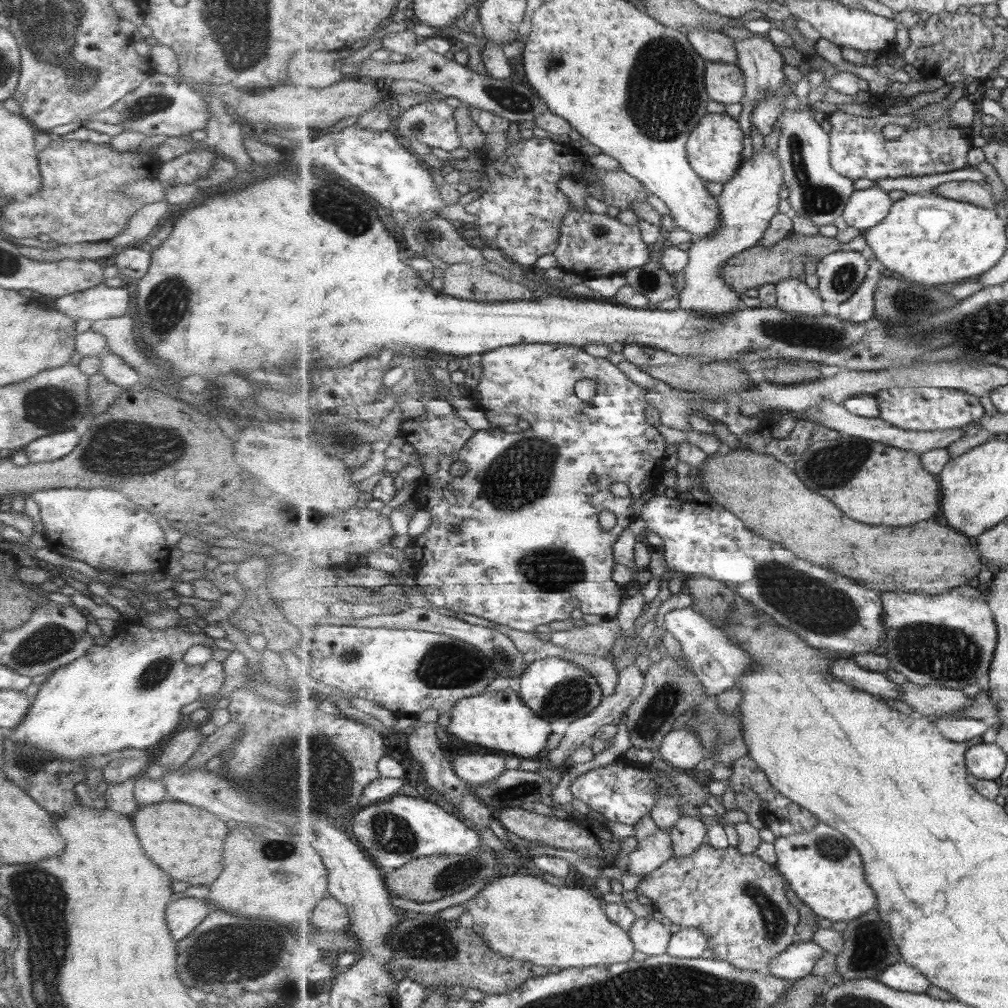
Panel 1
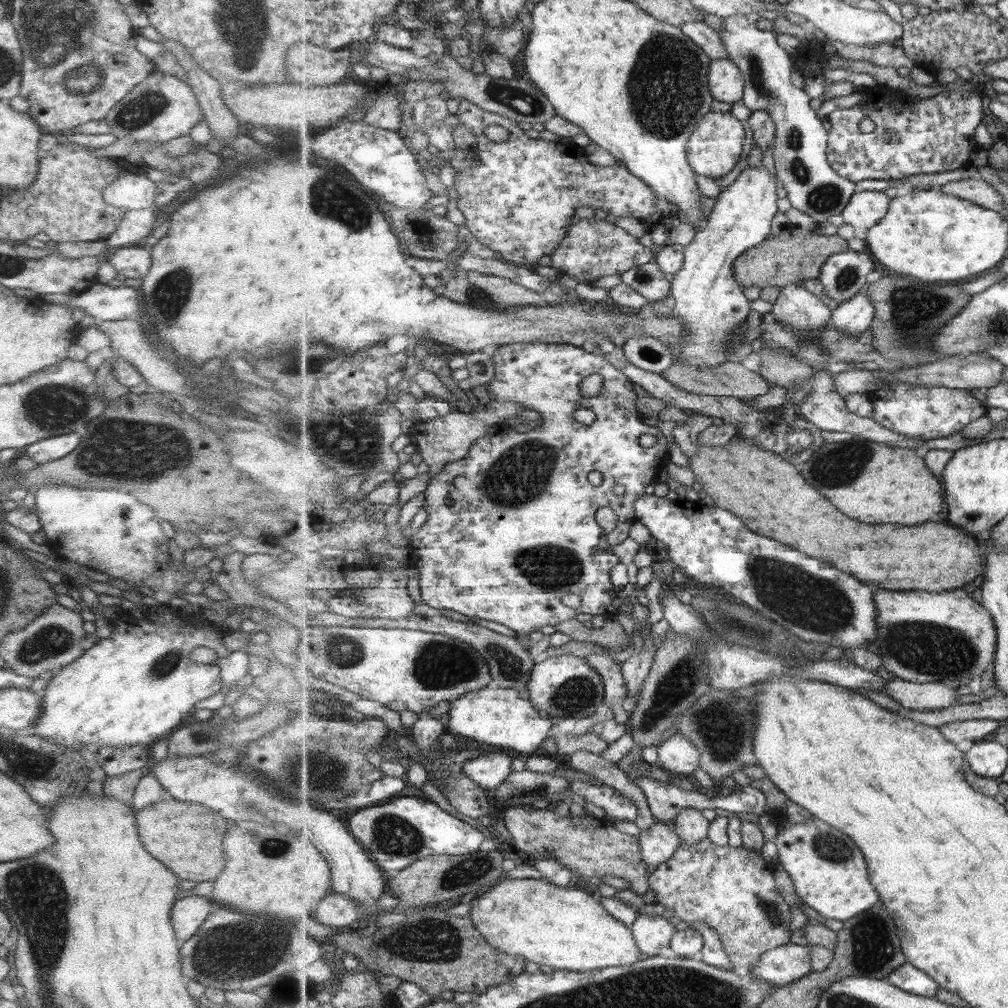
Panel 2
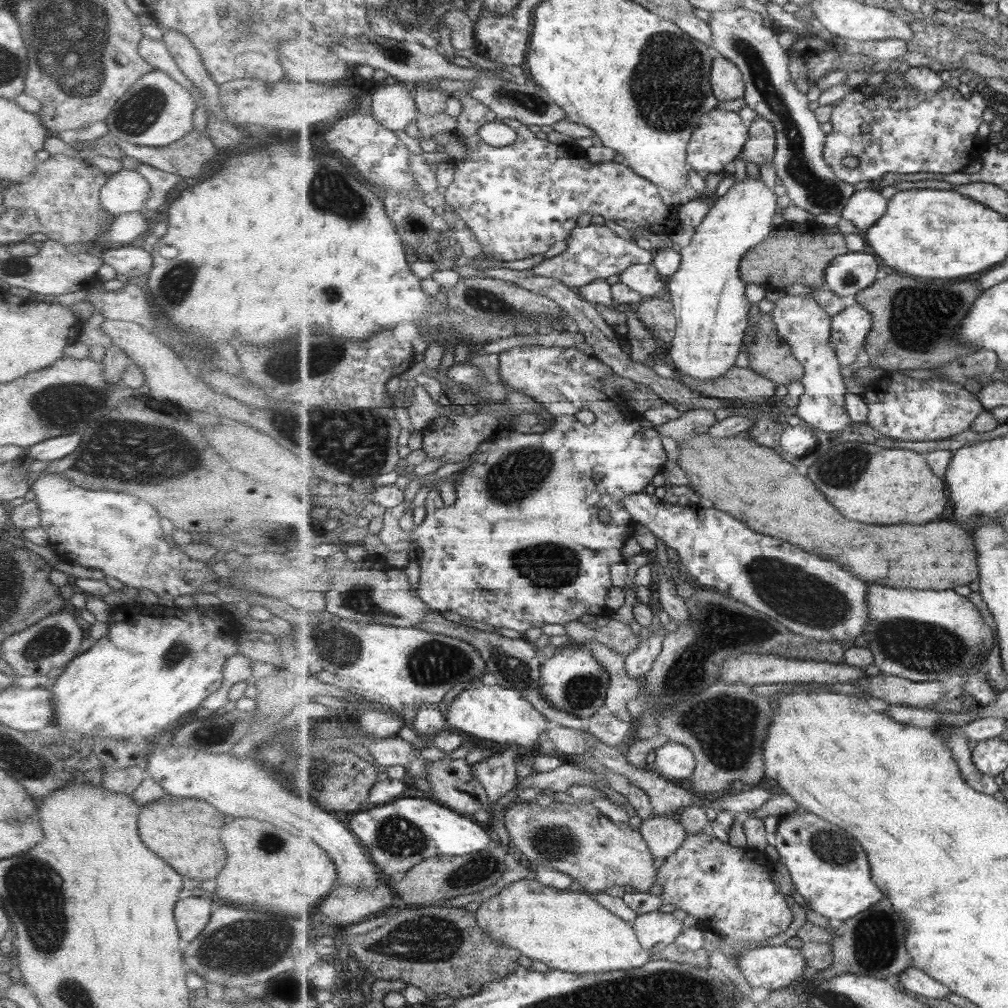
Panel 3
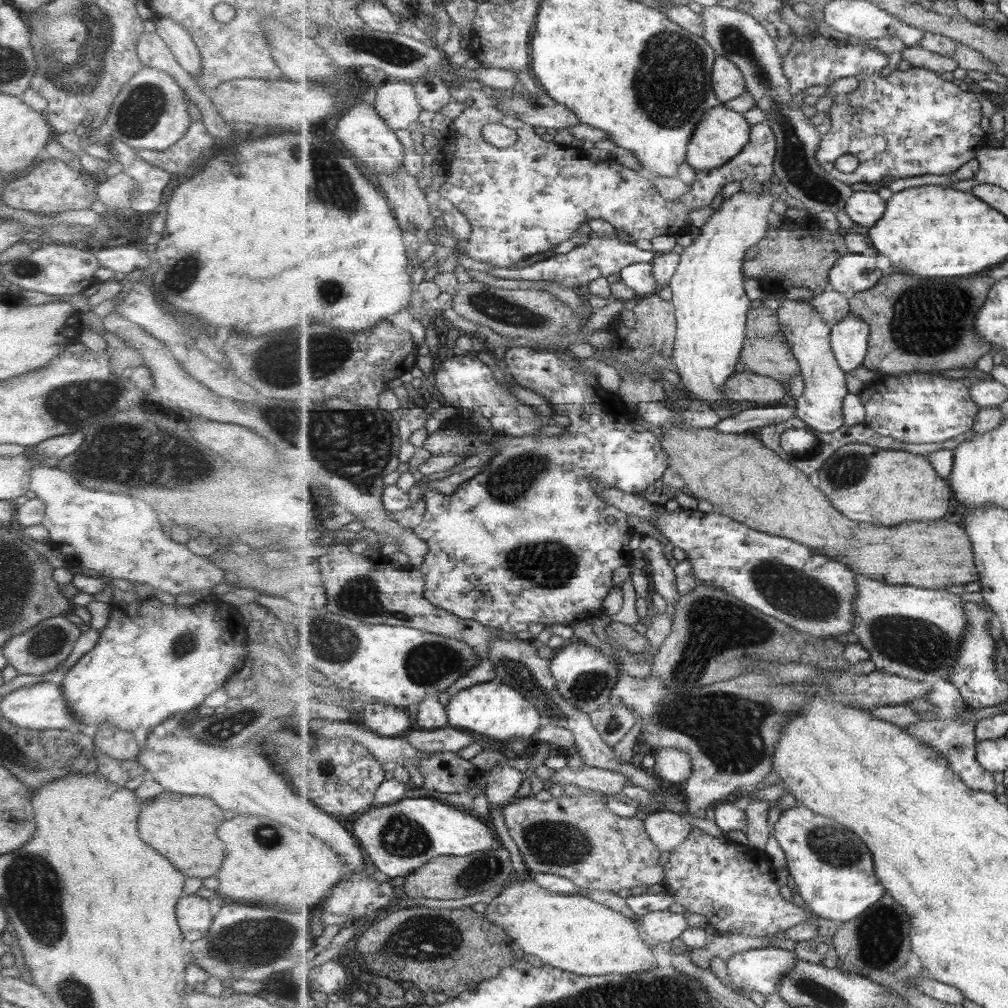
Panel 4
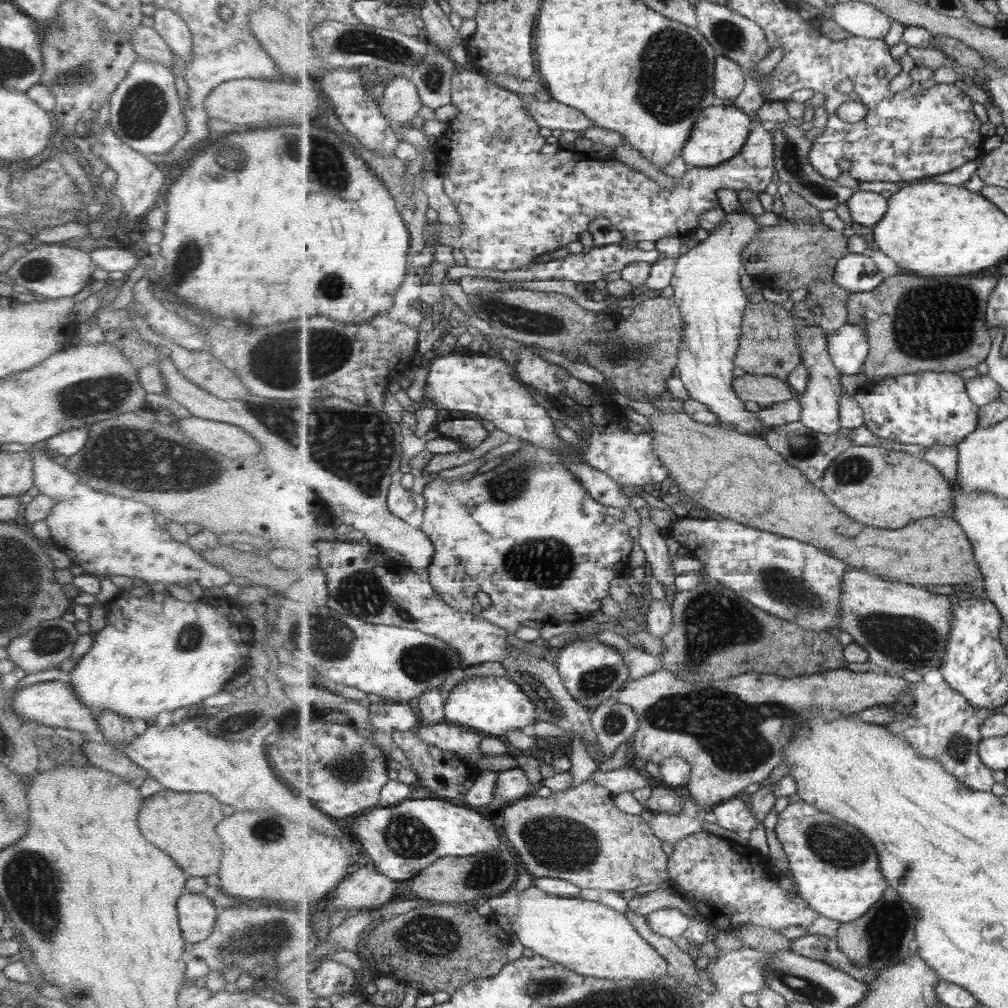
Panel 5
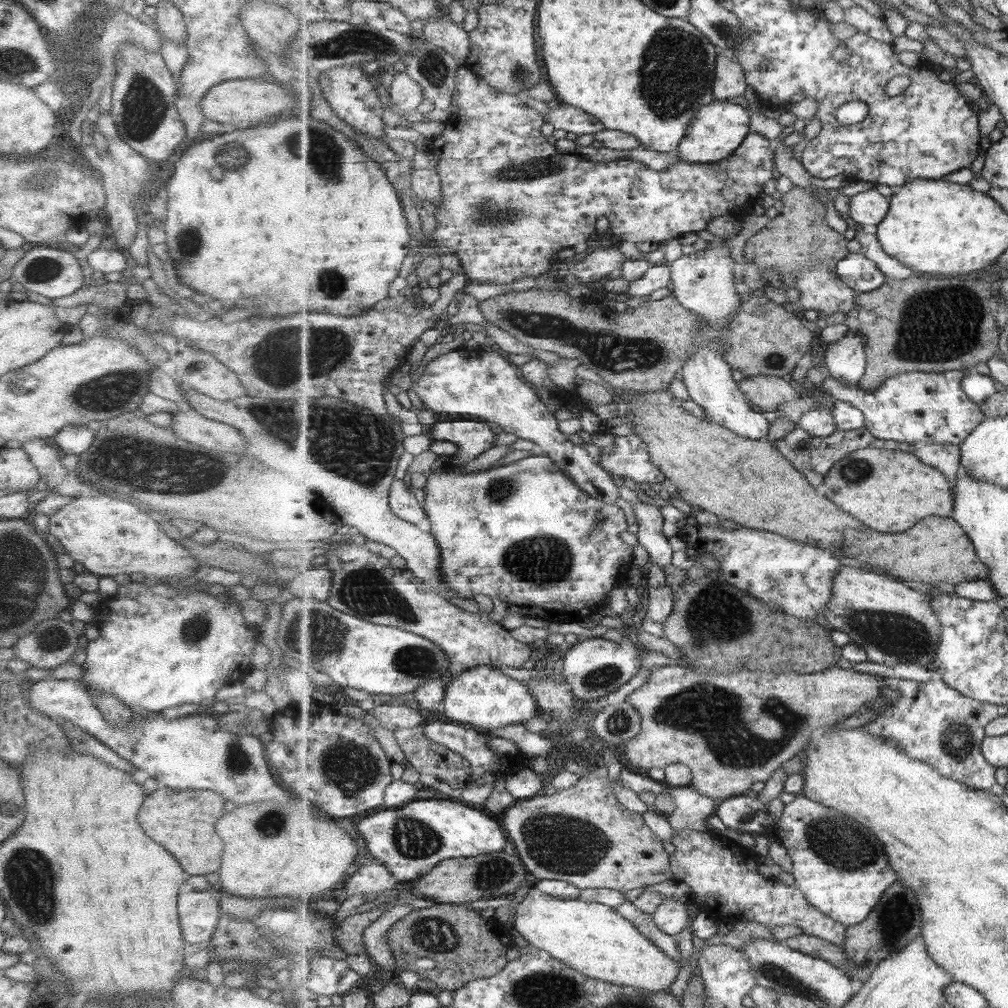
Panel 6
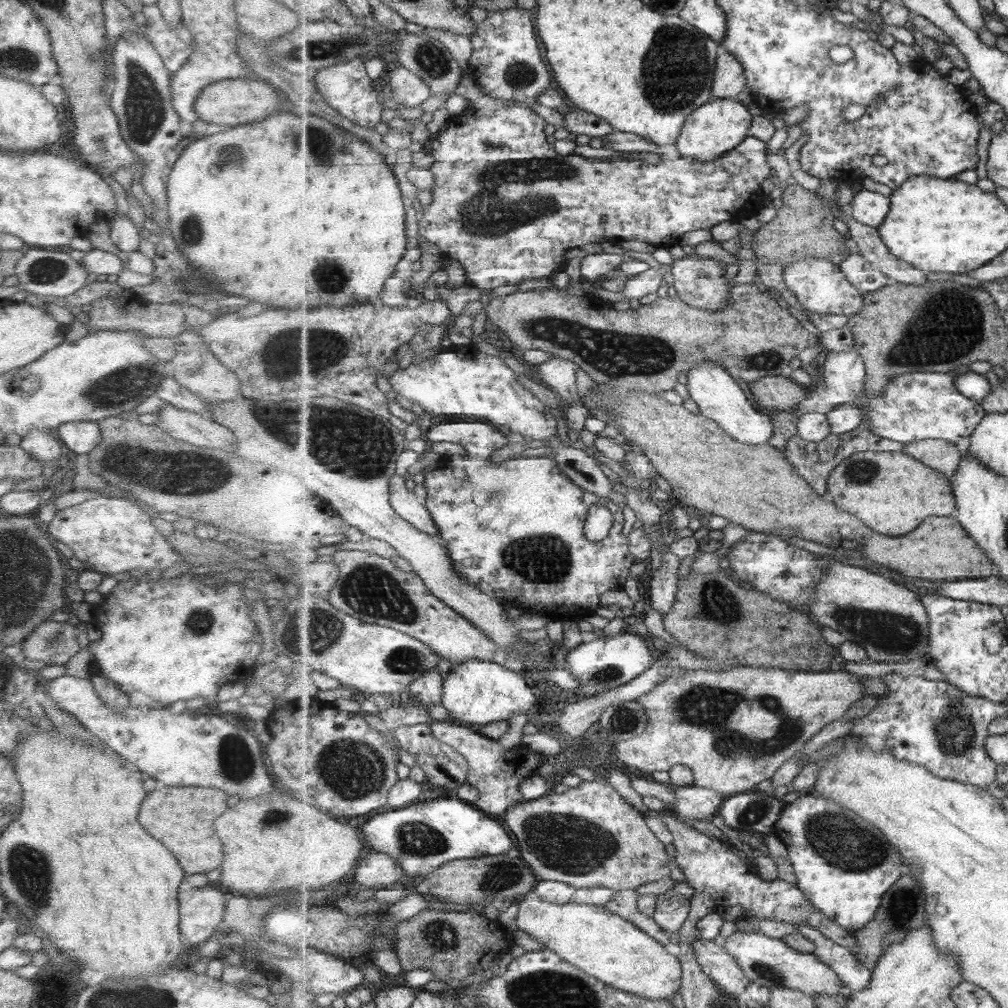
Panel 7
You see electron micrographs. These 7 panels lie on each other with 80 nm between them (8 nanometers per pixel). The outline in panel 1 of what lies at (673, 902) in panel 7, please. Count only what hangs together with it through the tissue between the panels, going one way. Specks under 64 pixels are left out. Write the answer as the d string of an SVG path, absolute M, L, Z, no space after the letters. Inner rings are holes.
M648 917L638 918L629 931L636 950L643 952L648 957L664 955L672 938L668 923L665 920L657 921Z

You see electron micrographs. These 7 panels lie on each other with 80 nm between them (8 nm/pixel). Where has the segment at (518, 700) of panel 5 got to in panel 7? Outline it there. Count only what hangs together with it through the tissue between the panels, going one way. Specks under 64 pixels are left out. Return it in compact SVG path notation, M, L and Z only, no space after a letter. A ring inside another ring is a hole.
M470 659L465 664L451 664L451 671L444 682L442 705L449 712L450 720L467 726L487 726L493 722L503 722L513 719L522 712L531 712L537 704L536 690L531 690L531 682L527 677L512 669L505 668L504 665L493 661L481 659Z

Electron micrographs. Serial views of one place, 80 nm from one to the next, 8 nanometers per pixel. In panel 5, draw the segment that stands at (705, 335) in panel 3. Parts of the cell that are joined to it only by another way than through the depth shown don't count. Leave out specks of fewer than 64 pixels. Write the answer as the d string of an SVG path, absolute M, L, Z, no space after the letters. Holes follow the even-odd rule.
M740 206L726 214L726 221L718 226L718 229L709 231L709 236L701 241L699 246L691 248L687 253L677 259L672 288L674 300L681 308L681 317L685 321L684 331L679 349L678 371L679 378L683 380L691 399L706 404L719 418L722 424L731 425L741 433L753 436L762 436L765 433L764 424L755 412L746 411L745 400L736 393L733 386L733 370L736 367L736 356L740 351L740 338L744 328L745 311L749 305L749 298L745 296L747 291L741 288L741 275L746 270L744 265L745 248L755 241L761 232L761 224L757 222L755 215L747 212Z

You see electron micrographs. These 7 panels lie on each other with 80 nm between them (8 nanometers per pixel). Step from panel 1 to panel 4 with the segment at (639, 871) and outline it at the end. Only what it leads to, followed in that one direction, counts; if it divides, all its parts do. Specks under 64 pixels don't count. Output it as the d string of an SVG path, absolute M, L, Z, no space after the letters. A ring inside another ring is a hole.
M650 810L644 825L658 849L668 853L679 848L695 828L689 816L663 810Z

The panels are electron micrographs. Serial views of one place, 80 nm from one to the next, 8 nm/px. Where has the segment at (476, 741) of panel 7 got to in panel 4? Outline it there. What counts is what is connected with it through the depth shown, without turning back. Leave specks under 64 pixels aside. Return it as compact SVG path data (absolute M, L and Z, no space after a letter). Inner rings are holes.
M449 726L437 730L409 729L405 733L408 742L418 750L427 753L455 752L475 743L471 734L455 730Z

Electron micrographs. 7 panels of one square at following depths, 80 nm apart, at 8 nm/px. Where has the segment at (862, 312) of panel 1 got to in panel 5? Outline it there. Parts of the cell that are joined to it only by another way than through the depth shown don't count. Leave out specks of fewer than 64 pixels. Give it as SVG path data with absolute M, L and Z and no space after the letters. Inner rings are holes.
M847 324L828 335L829 352L842 374L856 375L864 372L870 351L869 335L865 327Z

